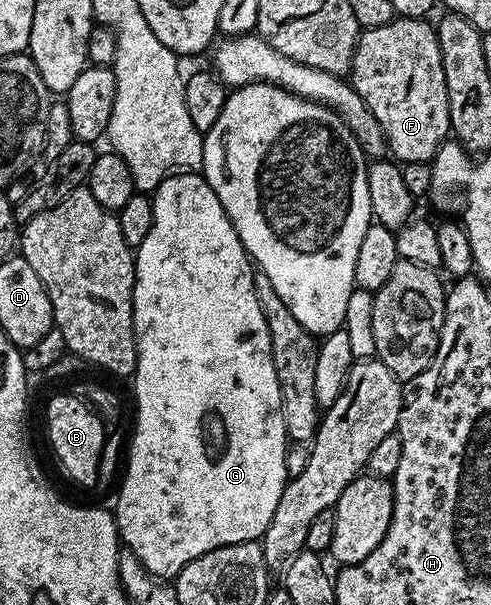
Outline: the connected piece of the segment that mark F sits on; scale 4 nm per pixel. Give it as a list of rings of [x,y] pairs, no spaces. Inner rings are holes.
[[[397,17],[381,27],[367,28],[356,42],[350,82],[382,125],[391,158],[401,164],[431,163],[452,129],[446,73],[442,73],[433,24]]]

